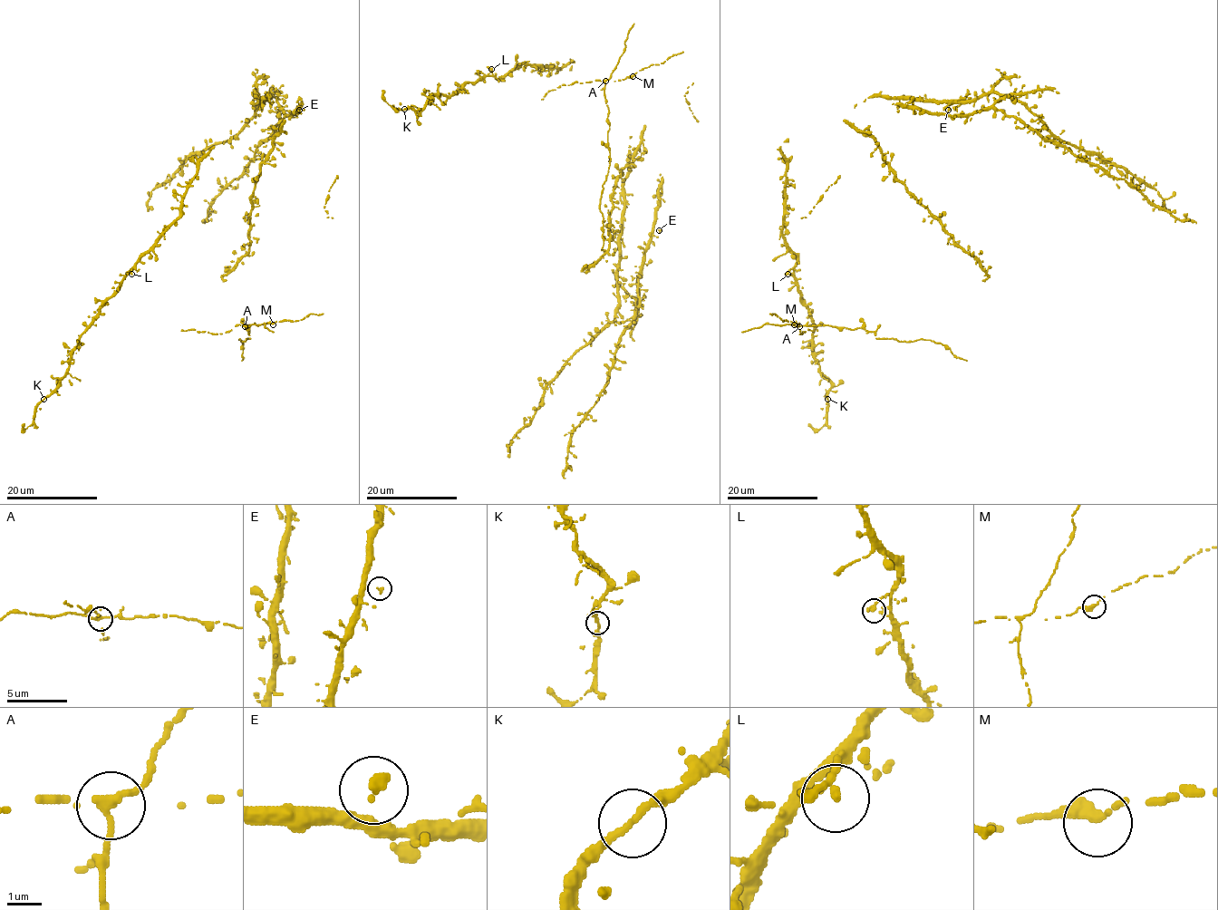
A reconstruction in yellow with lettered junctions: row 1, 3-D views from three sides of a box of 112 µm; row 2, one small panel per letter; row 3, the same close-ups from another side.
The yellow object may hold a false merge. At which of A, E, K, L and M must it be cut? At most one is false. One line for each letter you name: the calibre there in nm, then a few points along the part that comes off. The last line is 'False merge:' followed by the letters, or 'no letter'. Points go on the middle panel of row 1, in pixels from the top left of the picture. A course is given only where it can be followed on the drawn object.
A: 240 nm | (605, 81), (610, 161), (602, 186), (600, 206), (602, 248)
False merge: A

